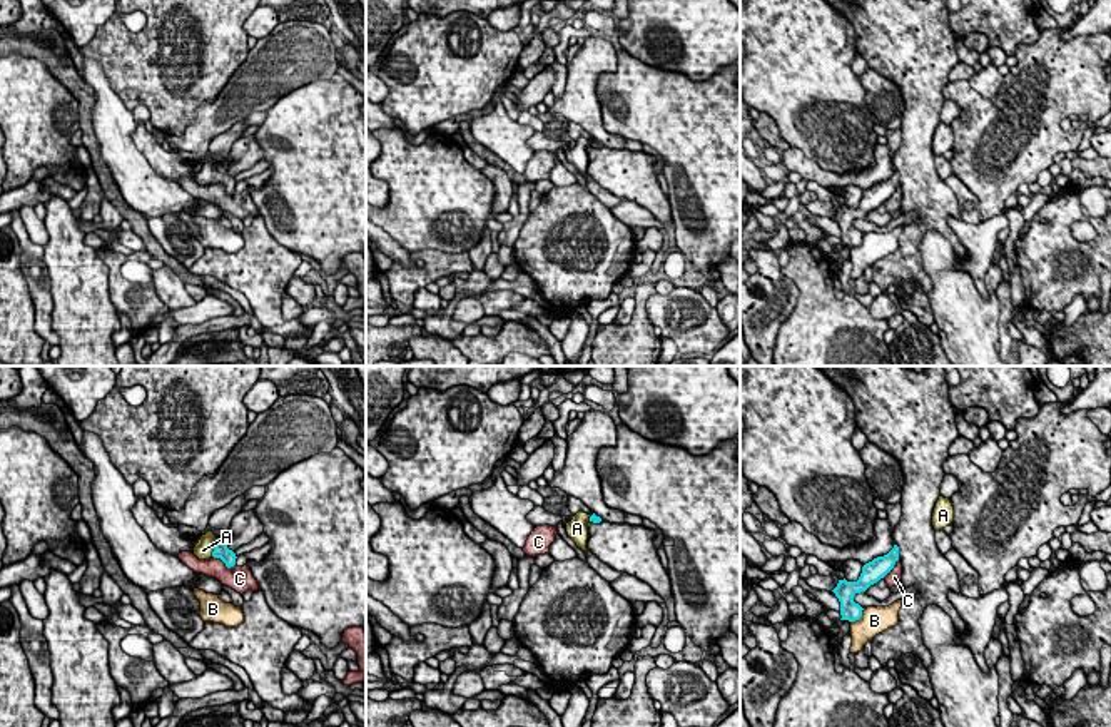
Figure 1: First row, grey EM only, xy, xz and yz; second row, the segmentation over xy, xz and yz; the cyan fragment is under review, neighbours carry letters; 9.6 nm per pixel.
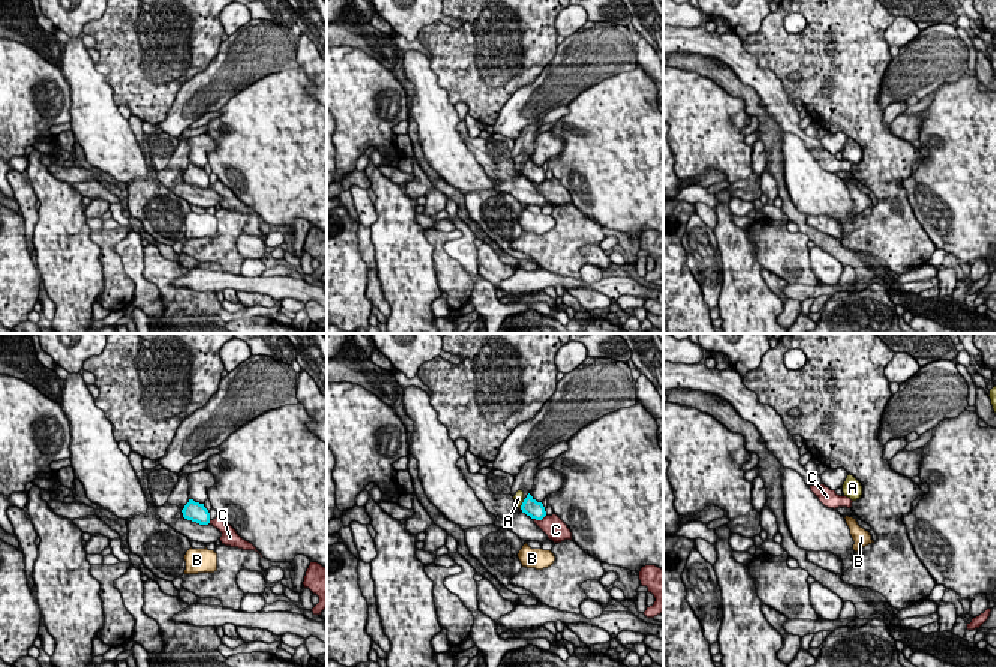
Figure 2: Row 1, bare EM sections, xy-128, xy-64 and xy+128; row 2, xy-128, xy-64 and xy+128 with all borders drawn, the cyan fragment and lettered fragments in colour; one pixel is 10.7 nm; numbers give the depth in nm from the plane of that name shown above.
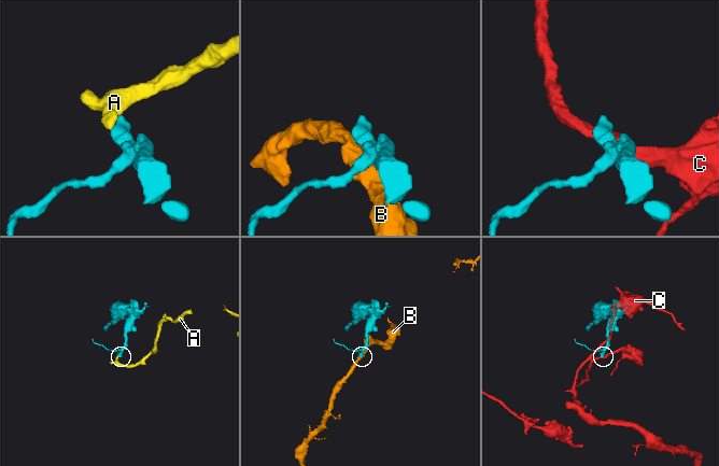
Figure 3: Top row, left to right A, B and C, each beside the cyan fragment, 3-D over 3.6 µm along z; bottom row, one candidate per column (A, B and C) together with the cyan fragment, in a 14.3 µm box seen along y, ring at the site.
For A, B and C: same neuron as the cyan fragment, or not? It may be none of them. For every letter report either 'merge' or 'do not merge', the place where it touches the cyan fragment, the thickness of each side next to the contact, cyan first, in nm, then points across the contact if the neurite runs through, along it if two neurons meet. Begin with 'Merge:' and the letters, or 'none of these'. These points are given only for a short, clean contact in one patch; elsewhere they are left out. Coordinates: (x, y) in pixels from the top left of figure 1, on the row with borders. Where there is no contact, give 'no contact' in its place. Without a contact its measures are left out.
Merge: A
A: merge; meets cyan in xy at (214, 547); 140 nm thick on the cyan side, 180 nm on the other; runs through xy (221, 550), (214, 547), (202, 550)
B: do not merge; meets cyan in yz at (859, 617); 190 nm thick on the cyan side, 280 nm on the other; border along yz (864, 609), (851, 622)
C: do not merge; meets cyan in xy at (224, 562); 140 nm thick on the cyan side, 240 nm on the other; border along xy (213, 555), (228, 567), (234, 565)

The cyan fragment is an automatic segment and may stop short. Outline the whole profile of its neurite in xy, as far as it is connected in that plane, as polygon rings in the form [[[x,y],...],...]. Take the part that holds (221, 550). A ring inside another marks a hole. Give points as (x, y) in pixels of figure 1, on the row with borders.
[[[207,531],[200,536],[199,543],[194,547],[194,555],[199,560],[221,558],[227,568],[236,565],[236,553],[227,548],[227,540],[217,538],[214,531]]]

